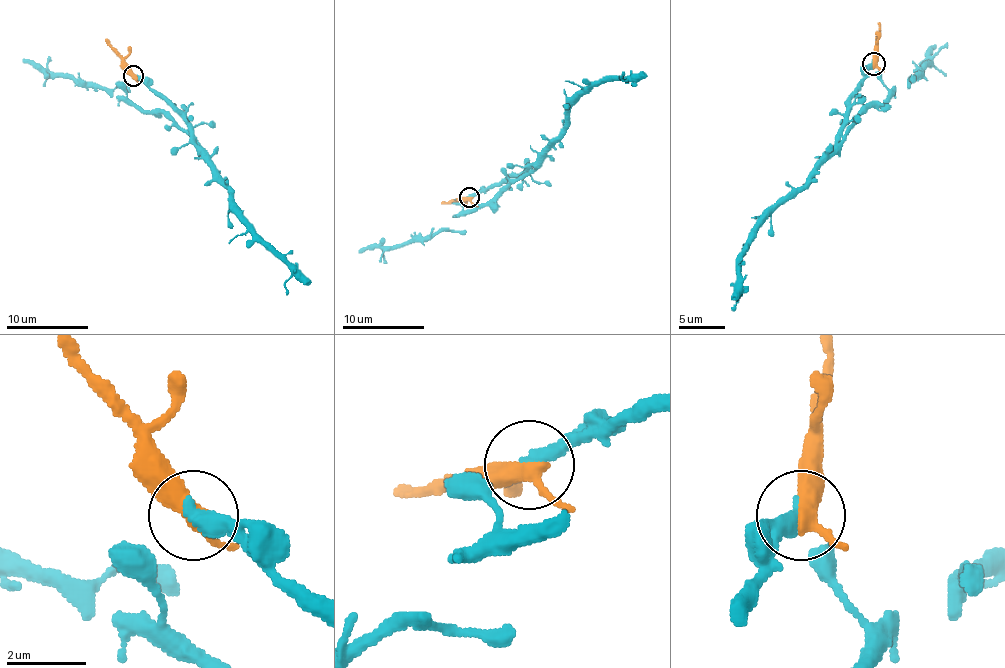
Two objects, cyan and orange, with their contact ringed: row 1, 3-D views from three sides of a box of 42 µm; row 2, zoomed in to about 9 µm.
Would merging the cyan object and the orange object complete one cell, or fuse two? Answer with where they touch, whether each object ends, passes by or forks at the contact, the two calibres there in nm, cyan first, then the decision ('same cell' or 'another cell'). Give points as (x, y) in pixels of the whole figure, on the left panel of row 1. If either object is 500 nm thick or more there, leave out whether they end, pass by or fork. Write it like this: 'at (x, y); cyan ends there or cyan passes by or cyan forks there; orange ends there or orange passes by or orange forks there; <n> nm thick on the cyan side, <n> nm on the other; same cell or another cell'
at (133, 76); cyan ends there; orange passes by; 400 nm thick on the cyan side, 420 nm on the other; same cell

